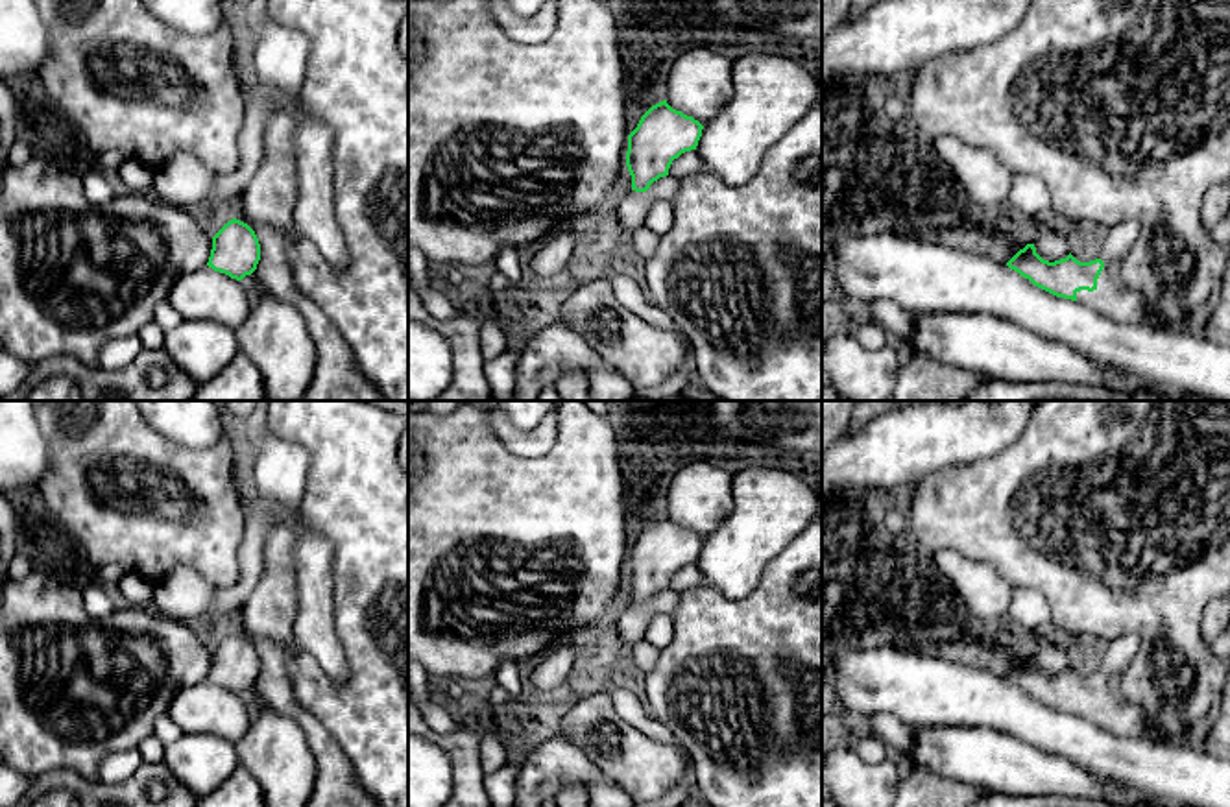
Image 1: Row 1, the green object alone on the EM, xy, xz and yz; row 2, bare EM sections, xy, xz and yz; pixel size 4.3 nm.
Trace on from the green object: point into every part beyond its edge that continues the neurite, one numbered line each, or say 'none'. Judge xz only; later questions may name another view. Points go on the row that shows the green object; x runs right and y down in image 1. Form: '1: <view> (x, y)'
1: xz (506, 143)

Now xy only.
1: xy (72, 276)

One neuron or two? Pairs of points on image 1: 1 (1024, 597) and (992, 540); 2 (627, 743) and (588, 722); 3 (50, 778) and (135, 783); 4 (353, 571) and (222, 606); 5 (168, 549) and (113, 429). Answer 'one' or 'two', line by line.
1: two
2: one
3: one
4: two
5: one

